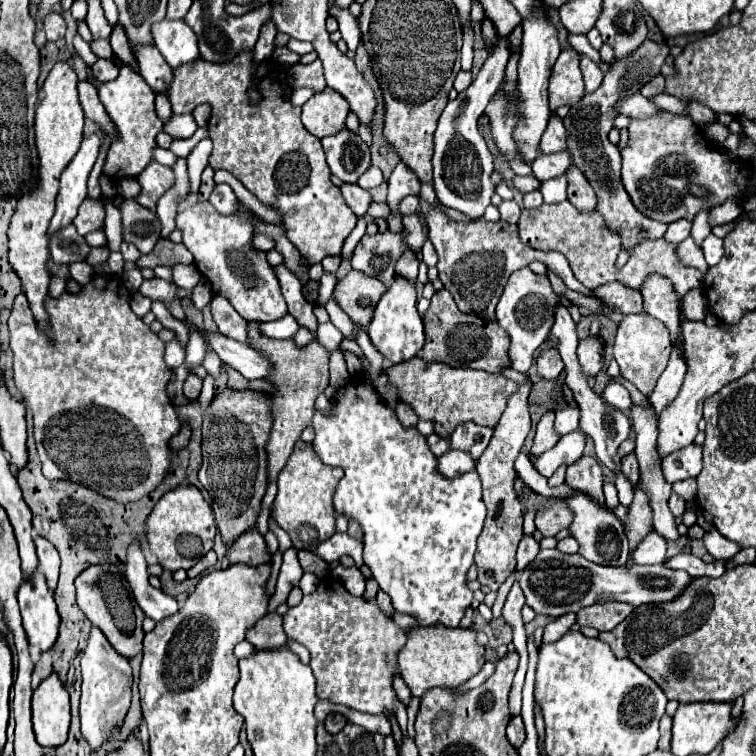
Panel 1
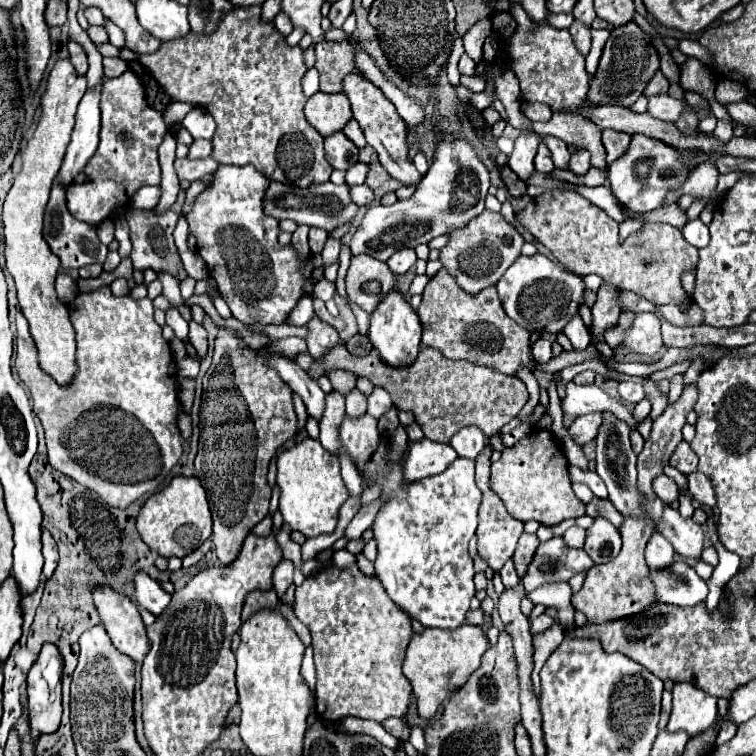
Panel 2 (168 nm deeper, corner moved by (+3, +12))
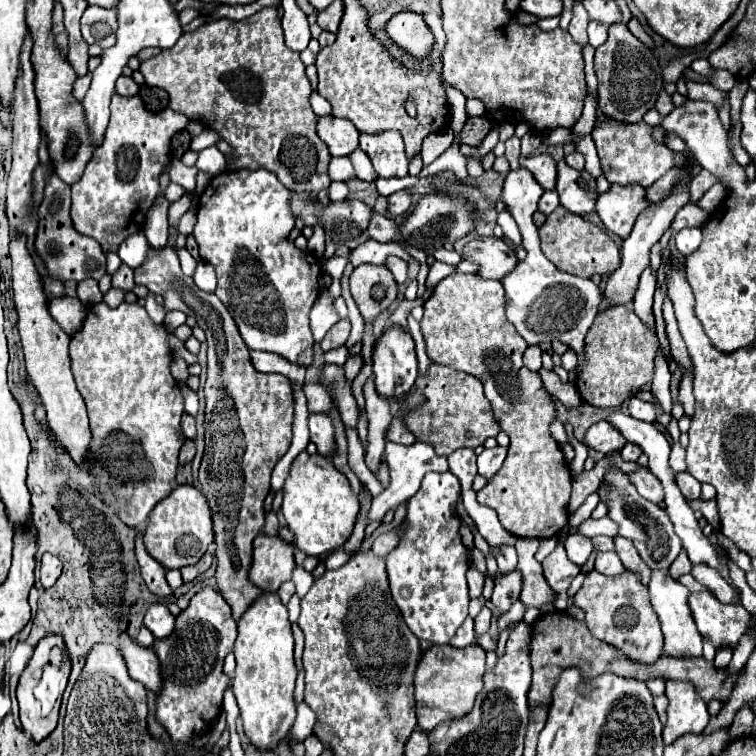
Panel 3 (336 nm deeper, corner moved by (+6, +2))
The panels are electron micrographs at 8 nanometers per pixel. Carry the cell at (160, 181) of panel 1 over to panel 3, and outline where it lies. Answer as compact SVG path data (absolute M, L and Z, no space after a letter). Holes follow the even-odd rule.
M174 160L174 162L170 164L168 174L170 174L170 180L172 180L174 184L180 184L186 192L194 192L194 188L196 188L198 168L194 168L194 166L188 168L188 166L184 166L182 162Z

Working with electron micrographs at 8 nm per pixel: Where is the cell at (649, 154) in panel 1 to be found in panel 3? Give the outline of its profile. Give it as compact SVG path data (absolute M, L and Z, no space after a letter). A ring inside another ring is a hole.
M610 184L610 190L598 196L596 212L610 232L618 234L620 238L626 238L638 214L644 212L650 204L652 202L646 198L646 188L642 188L640 184L632 186Z

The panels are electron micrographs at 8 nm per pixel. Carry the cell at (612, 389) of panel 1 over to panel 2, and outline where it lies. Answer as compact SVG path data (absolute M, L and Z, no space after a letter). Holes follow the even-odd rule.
M619 382L619 394L625 402L631 402L631 404L637 404L639 400L645 398L643 384L635 384L635 382Z

